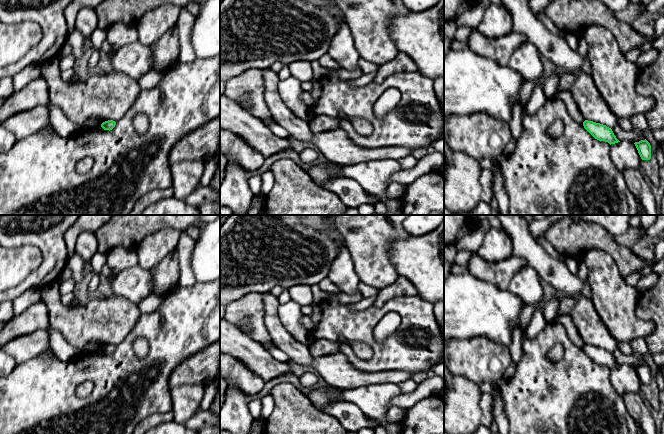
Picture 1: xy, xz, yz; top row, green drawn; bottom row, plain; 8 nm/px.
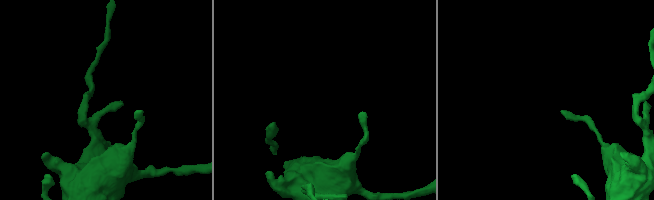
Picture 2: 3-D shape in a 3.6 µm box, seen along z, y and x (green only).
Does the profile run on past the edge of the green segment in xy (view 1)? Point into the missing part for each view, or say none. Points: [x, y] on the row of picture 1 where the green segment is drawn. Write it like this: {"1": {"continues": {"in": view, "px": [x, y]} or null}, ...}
{"1": {"continues": null}}

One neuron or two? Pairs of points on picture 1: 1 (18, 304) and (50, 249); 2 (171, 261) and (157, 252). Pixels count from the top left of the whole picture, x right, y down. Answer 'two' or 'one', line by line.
1: two
2: two

